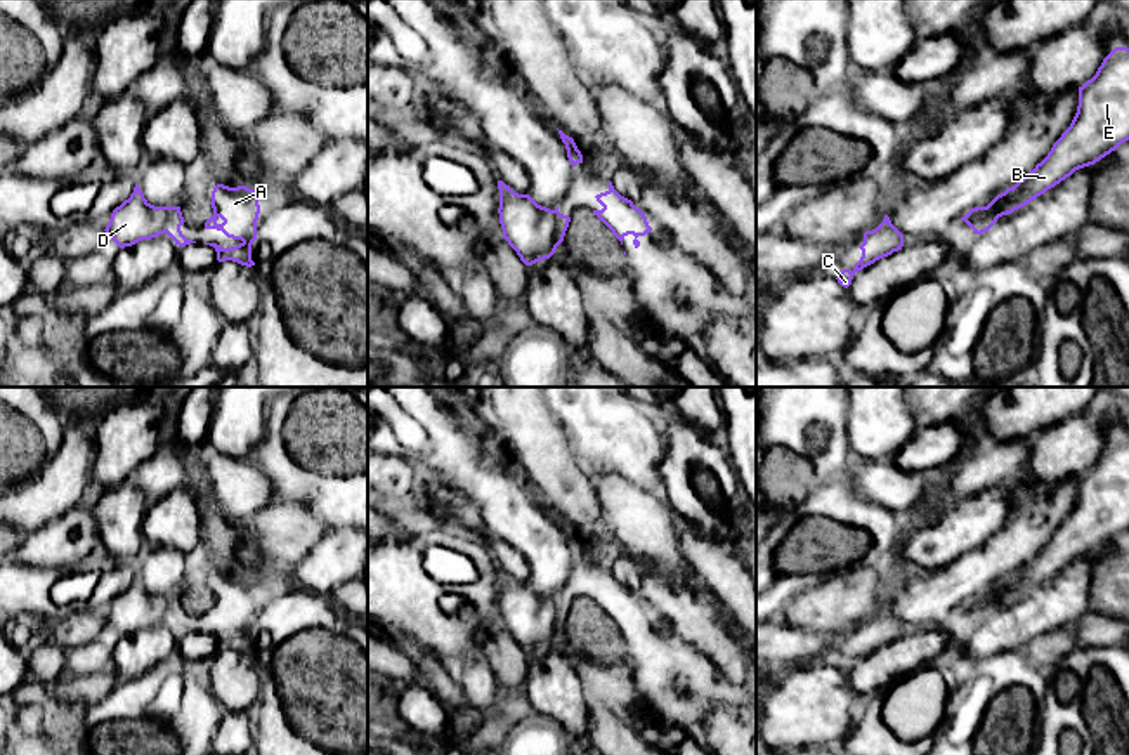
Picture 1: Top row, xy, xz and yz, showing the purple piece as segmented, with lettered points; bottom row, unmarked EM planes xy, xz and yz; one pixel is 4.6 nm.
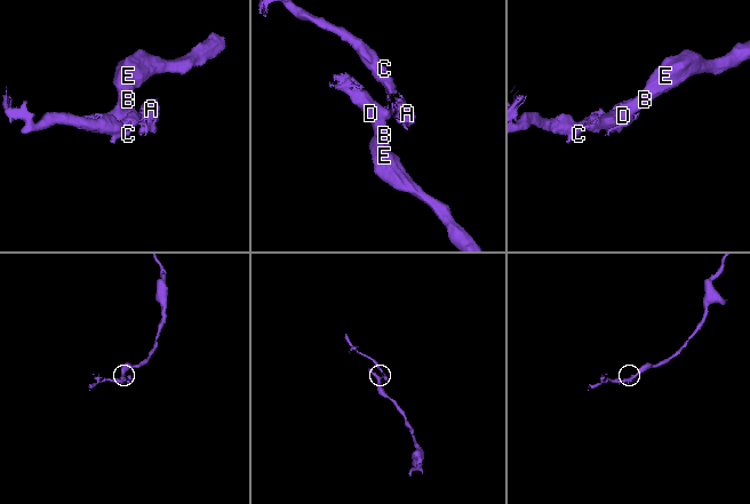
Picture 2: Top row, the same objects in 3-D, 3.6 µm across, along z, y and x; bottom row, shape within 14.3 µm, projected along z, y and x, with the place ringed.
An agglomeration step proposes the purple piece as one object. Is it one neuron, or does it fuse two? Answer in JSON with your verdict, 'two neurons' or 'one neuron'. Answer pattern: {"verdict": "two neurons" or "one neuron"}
{"verdict": "two neurons"}

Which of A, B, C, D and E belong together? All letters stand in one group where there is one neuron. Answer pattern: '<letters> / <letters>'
A C / B D E

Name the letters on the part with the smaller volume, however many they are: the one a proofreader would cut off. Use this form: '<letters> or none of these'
A, C

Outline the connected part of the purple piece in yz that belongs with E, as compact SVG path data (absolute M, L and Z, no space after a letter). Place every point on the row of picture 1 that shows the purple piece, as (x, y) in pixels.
M1115 47L1096 75L1079 87L1077 113L1047 156L987 207L978 207L978 212L989 212L995 219L1013 213L1075 170L1094 165L1126 141L1129 141L1129 49Z

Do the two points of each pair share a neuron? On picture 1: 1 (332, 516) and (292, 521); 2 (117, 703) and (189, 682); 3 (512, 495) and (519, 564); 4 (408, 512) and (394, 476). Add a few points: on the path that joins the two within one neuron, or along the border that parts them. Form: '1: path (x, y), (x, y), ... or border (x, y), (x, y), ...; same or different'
1: border (280, 502), (304, 504), (330, 528); different
2: path (134, 698), (155, 695), (172, 686); same
3: border (512, 545), (526, 561), (529, 582); different
4: border (415, 493), (406, 498), (385, 497); different

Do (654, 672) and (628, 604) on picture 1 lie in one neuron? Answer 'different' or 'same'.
same

